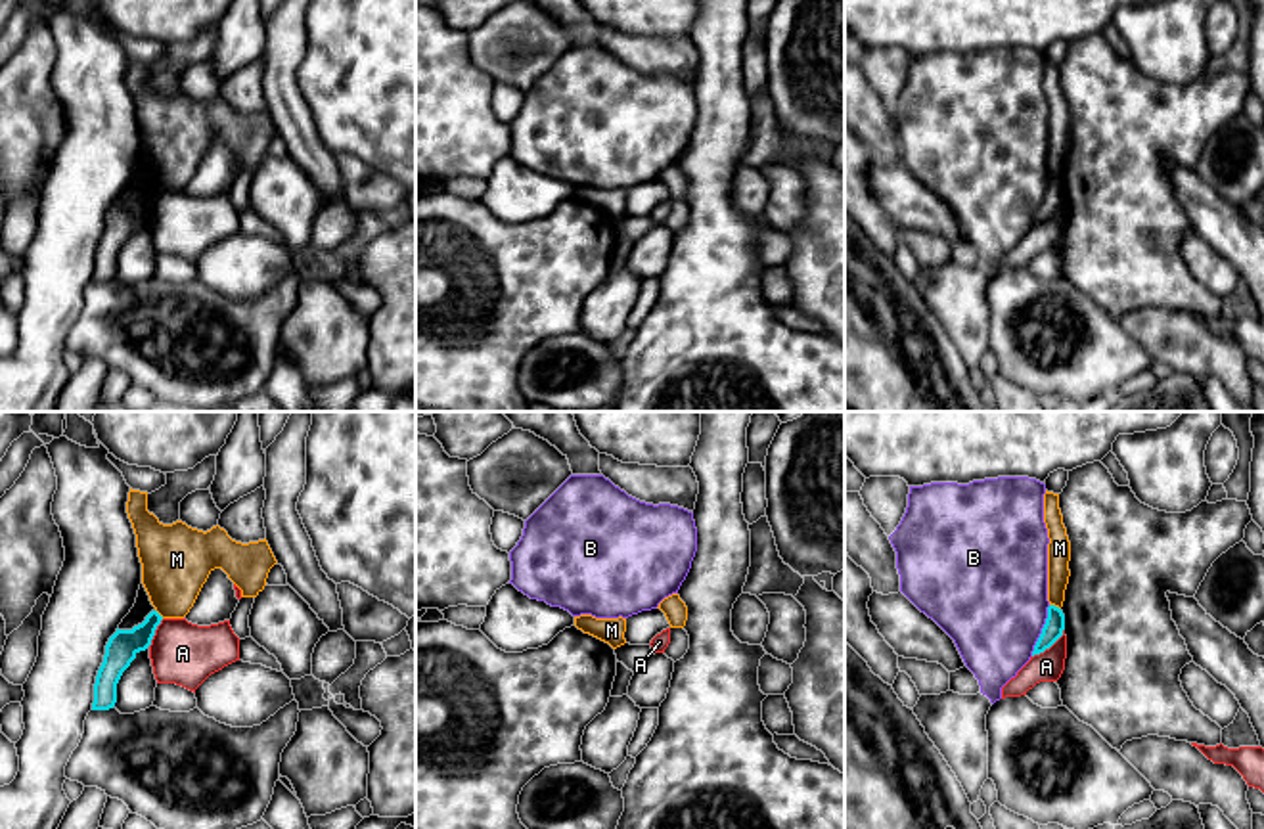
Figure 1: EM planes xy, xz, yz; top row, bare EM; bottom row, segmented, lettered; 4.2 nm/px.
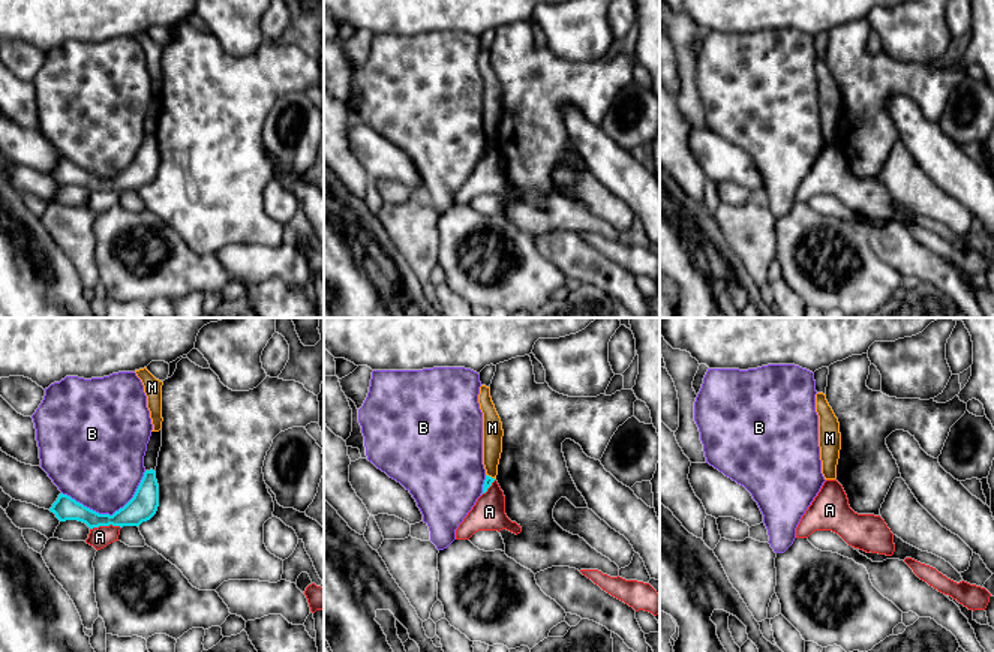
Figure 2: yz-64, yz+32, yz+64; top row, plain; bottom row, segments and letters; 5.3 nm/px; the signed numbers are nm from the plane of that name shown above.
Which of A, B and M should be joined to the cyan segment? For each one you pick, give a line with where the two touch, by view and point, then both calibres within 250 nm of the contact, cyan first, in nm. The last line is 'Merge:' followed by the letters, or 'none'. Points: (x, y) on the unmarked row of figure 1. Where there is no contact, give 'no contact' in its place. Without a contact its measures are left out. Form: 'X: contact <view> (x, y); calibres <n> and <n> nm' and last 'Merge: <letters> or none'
Merge: none

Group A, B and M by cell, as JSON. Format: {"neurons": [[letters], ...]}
{"neurons": [["A"], ["B"], ["M"]]}

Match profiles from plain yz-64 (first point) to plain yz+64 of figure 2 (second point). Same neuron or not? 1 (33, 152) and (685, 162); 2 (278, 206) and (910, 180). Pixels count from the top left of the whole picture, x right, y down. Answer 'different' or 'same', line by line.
1: different
2: same

